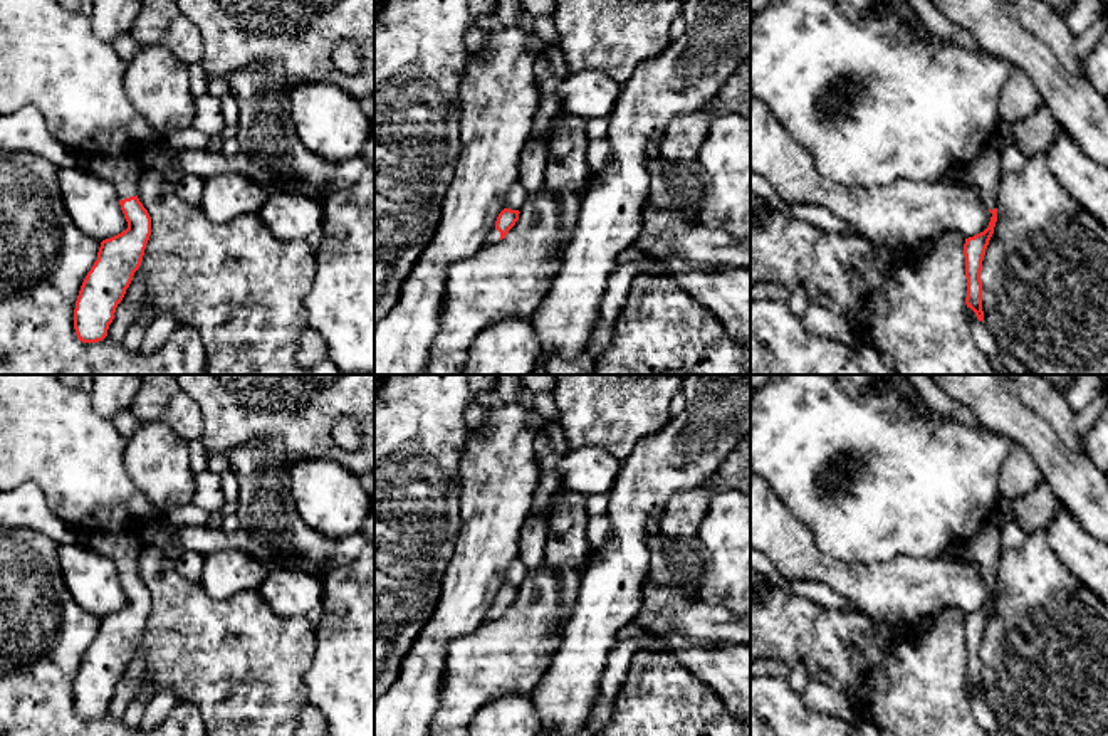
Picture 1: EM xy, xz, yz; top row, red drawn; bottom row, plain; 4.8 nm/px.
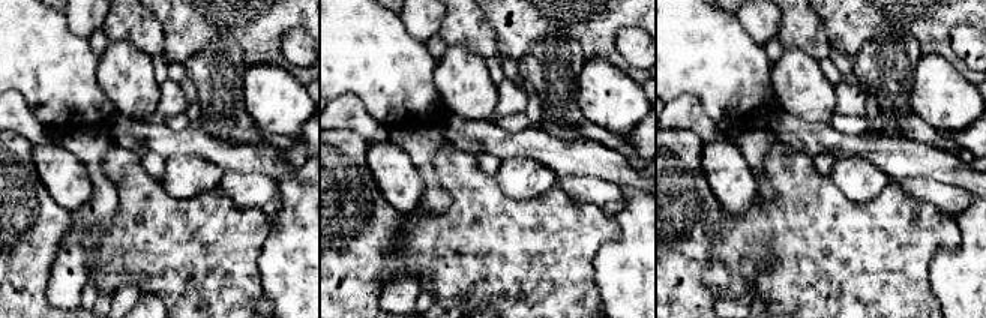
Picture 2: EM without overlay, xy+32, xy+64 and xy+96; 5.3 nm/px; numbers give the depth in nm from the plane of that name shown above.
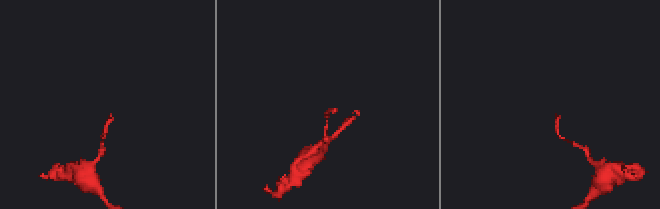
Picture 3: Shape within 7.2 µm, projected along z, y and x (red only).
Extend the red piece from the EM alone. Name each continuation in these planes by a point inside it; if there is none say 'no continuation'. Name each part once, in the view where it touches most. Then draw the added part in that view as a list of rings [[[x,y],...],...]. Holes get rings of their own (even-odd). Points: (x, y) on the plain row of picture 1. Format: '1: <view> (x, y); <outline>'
1: xy (123, 548); [[[91,531],[81,536],[81,541],[86,543],[92,551],[111,560],[119,576],[138,571],[138,556],[141,551],[138,531]]]

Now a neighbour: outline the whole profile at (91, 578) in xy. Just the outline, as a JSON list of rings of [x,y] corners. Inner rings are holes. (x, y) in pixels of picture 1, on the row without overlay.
[[[81,539],[57,549],[64,583],[76,603],[102,618],[128,605],[118,570],[111,560]]]

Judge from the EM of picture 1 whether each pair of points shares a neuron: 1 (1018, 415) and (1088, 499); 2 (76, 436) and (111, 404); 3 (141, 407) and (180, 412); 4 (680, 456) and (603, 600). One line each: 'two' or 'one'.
1: one
2: two
3: one
4: one

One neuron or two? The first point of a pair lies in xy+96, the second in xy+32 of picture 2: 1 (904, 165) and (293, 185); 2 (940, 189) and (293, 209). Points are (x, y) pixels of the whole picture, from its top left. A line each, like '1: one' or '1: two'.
1: two
2: two

